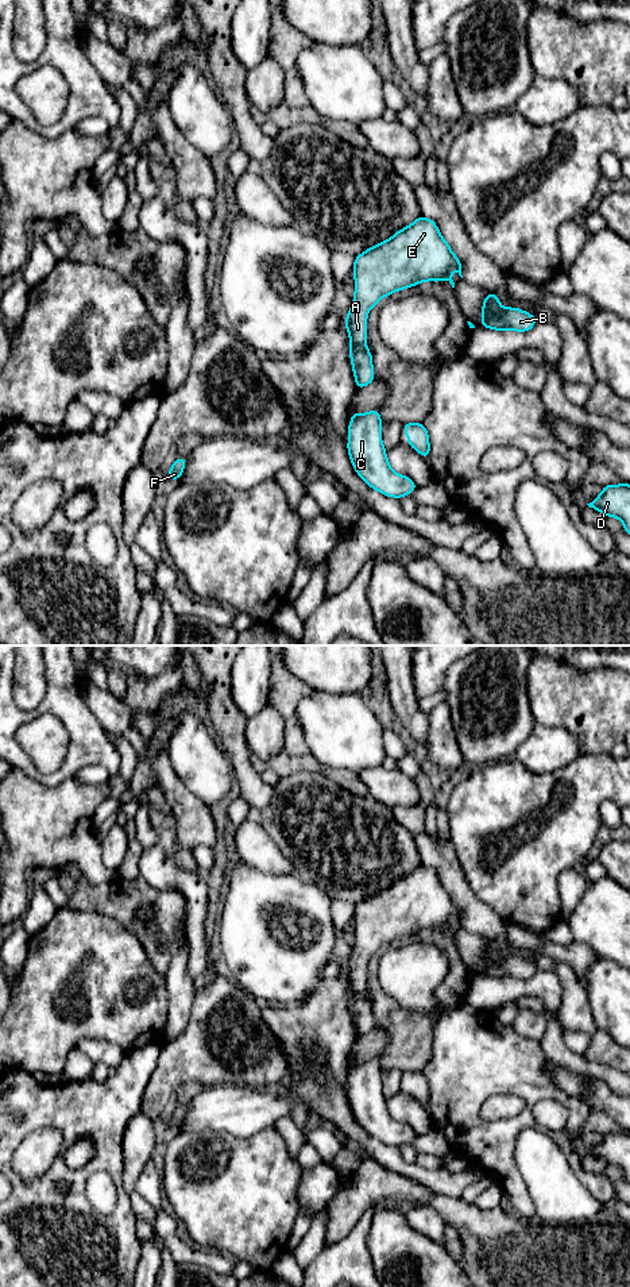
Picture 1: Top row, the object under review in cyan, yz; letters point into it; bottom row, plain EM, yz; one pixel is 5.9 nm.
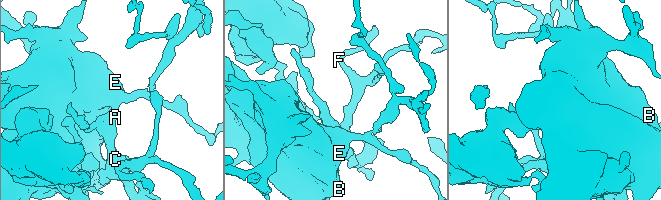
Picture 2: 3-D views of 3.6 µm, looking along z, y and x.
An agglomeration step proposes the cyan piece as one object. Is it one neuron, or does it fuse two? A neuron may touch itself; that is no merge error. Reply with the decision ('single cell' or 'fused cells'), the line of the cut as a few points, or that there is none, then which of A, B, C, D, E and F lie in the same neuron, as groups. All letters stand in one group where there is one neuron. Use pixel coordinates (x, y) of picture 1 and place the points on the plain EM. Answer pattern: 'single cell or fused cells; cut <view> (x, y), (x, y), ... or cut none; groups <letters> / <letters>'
single cell; cut none; groups A B C D E F

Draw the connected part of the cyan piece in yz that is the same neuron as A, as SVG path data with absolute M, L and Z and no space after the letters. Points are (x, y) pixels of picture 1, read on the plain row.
M422 863L407 875L395 881L390 887L370 895L353 908L355 944L345 967L345 978L349 982L349 1006L356 1029L356 1039L370 1033L375 1026L372 1003L364 993L367 989L367 962L382 945L397 939L407 937L424 929L448 928L452 936L455 930L452 917L461 924L461 912L451 898L448 890L441 885L437 872Z

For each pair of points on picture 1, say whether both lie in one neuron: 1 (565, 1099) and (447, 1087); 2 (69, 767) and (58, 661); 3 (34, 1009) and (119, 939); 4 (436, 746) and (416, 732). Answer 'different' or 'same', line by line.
1: same
2: same
3: same
4: different

